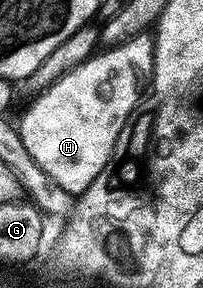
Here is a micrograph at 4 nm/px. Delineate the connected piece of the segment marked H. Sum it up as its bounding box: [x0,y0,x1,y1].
[16,34,154,194]

